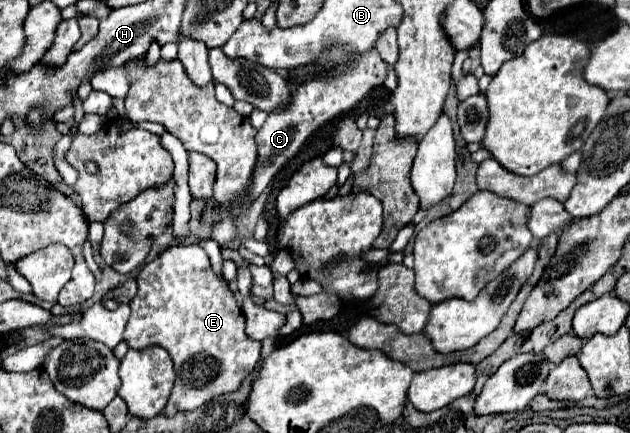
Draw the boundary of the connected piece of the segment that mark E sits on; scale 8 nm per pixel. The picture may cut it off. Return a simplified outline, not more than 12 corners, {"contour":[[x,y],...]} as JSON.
{"contour":[[201,246],[137,276],[123,340],[175,364],[165,416],[235,392],[259,362]]}

